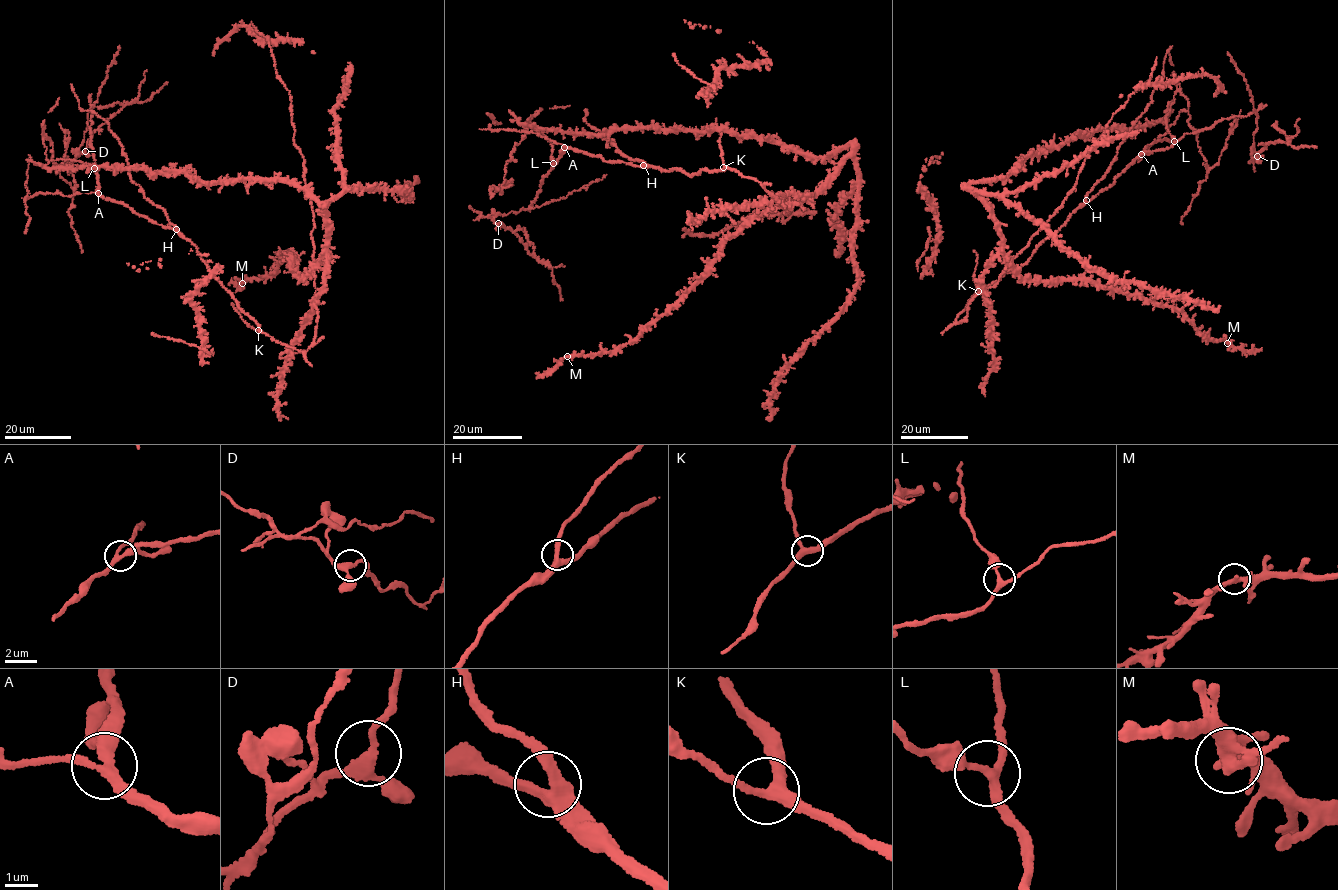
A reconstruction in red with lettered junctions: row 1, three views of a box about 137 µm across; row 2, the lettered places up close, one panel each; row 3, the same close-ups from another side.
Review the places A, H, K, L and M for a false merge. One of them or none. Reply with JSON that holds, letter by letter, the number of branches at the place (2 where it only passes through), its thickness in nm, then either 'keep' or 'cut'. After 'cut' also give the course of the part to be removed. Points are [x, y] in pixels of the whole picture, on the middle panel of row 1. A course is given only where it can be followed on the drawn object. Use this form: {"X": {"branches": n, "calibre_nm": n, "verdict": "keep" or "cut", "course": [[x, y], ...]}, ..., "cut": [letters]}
{"A": {"branches": 3, "calibre_nm": 280, "verdict": "keep"}, "H": {"branches": 3, "calibre_nm": 340, "verdict": "keep"}, "K": {"branches": 3, "calibre_nm": 320, "verdict": "keep"}, "L": {"branches": 3, "calibre_nm": 240, "verdict": "cut"}, "M": {"branches": 3, "calibre_nm": 240, "verdict": "keep"}, "cut": ["L"]}

